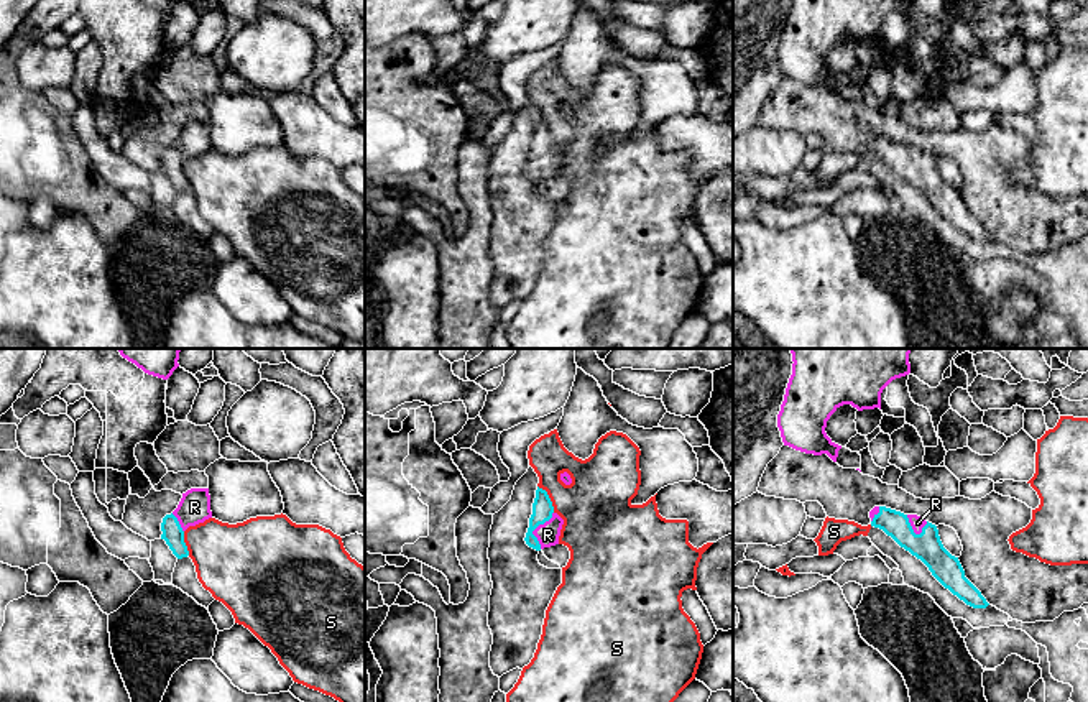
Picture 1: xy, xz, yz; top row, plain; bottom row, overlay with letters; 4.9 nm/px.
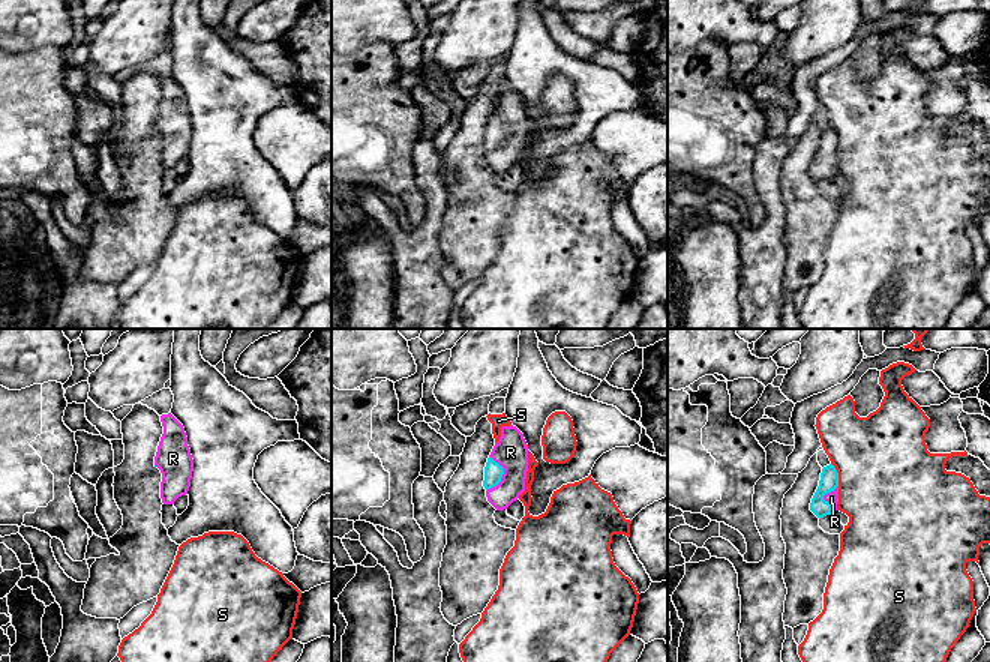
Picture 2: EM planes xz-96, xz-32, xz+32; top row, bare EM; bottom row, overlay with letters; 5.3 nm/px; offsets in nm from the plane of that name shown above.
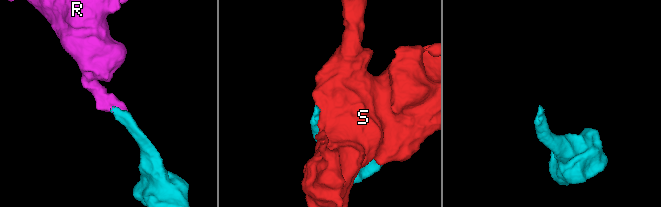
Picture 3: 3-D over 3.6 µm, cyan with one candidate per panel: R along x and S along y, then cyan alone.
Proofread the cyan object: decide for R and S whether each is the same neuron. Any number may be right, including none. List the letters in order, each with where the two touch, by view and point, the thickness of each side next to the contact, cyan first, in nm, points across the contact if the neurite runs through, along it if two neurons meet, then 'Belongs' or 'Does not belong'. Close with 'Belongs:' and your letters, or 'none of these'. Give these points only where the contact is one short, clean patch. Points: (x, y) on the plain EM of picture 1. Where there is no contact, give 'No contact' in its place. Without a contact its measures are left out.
R: Touches cyan at xz (536, 158). Thickness 100 nm (cyan) against 110 nm. Path across: xz (543, 140), (543, 152), (536, 158), (548, 166). Belongs
S: Touches cyan at xz (549, 130). Thickness 100 nm (cyan) against 340 nm. Does not belong
Belongs: R

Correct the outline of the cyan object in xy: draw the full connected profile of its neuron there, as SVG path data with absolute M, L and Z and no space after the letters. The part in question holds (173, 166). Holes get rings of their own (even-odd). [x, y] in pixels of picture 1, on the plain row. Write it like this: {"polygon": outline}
{"polygon": "M191 120L182 125L177 140L163 150L161 171L166 173L177 191L187 189L184 163L209 150L212 150L209 120Z"}

